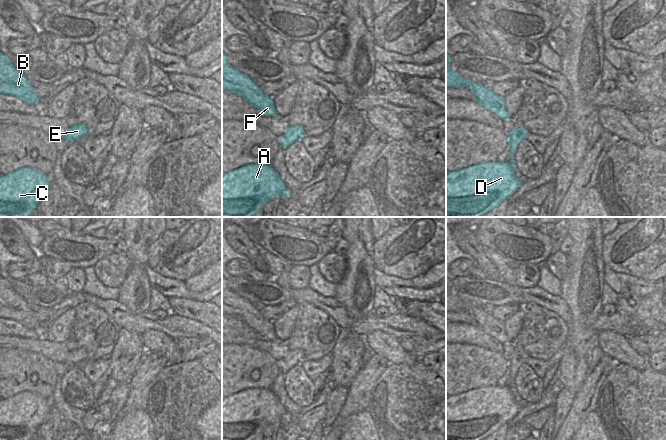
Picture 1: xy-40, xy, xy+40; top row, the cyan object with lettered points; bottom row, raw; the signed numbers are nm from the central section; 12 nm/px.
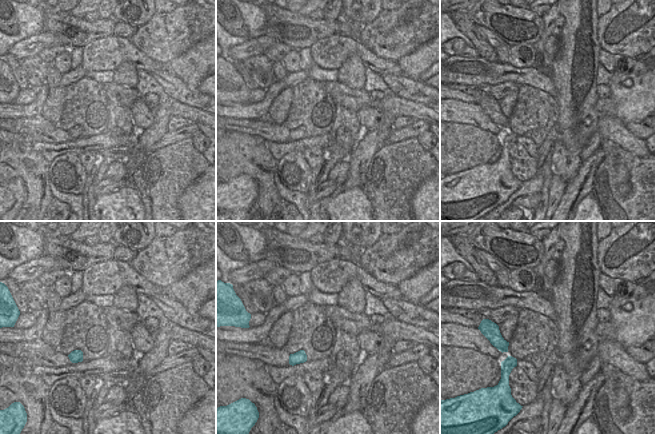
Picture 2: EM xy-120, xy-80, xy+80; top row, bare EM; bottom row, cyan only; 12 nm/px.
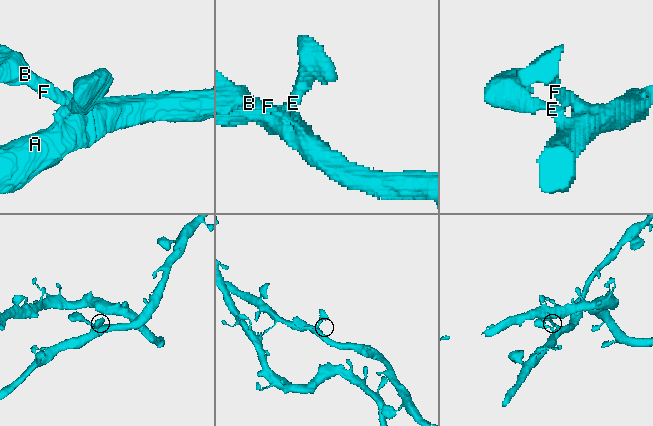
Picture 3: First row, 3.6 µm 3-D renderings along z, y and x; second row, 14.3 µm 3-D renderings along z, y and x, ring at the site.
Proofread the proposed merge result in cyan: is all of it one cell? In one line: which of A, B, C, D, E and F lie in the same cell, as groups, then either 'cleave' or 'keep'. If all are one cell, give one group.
A B C D E F; keep

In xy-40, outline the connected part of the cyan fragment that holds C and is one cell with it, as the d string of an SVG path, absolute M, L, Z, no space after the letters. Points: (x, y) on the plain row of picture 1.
M31 391L0 399L0 440L29 440L49 412L48 401Z

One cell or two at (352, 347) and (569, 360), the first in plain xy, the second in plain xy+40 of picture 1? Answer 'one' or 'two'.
one

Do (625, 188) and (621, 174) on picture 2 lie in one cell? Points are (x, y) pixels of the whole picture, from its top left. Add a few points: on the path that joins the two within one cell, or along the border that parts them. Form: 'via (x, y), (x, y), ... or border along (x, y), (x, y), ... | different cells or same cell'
via (623, 185), (622, 177) | same cell

